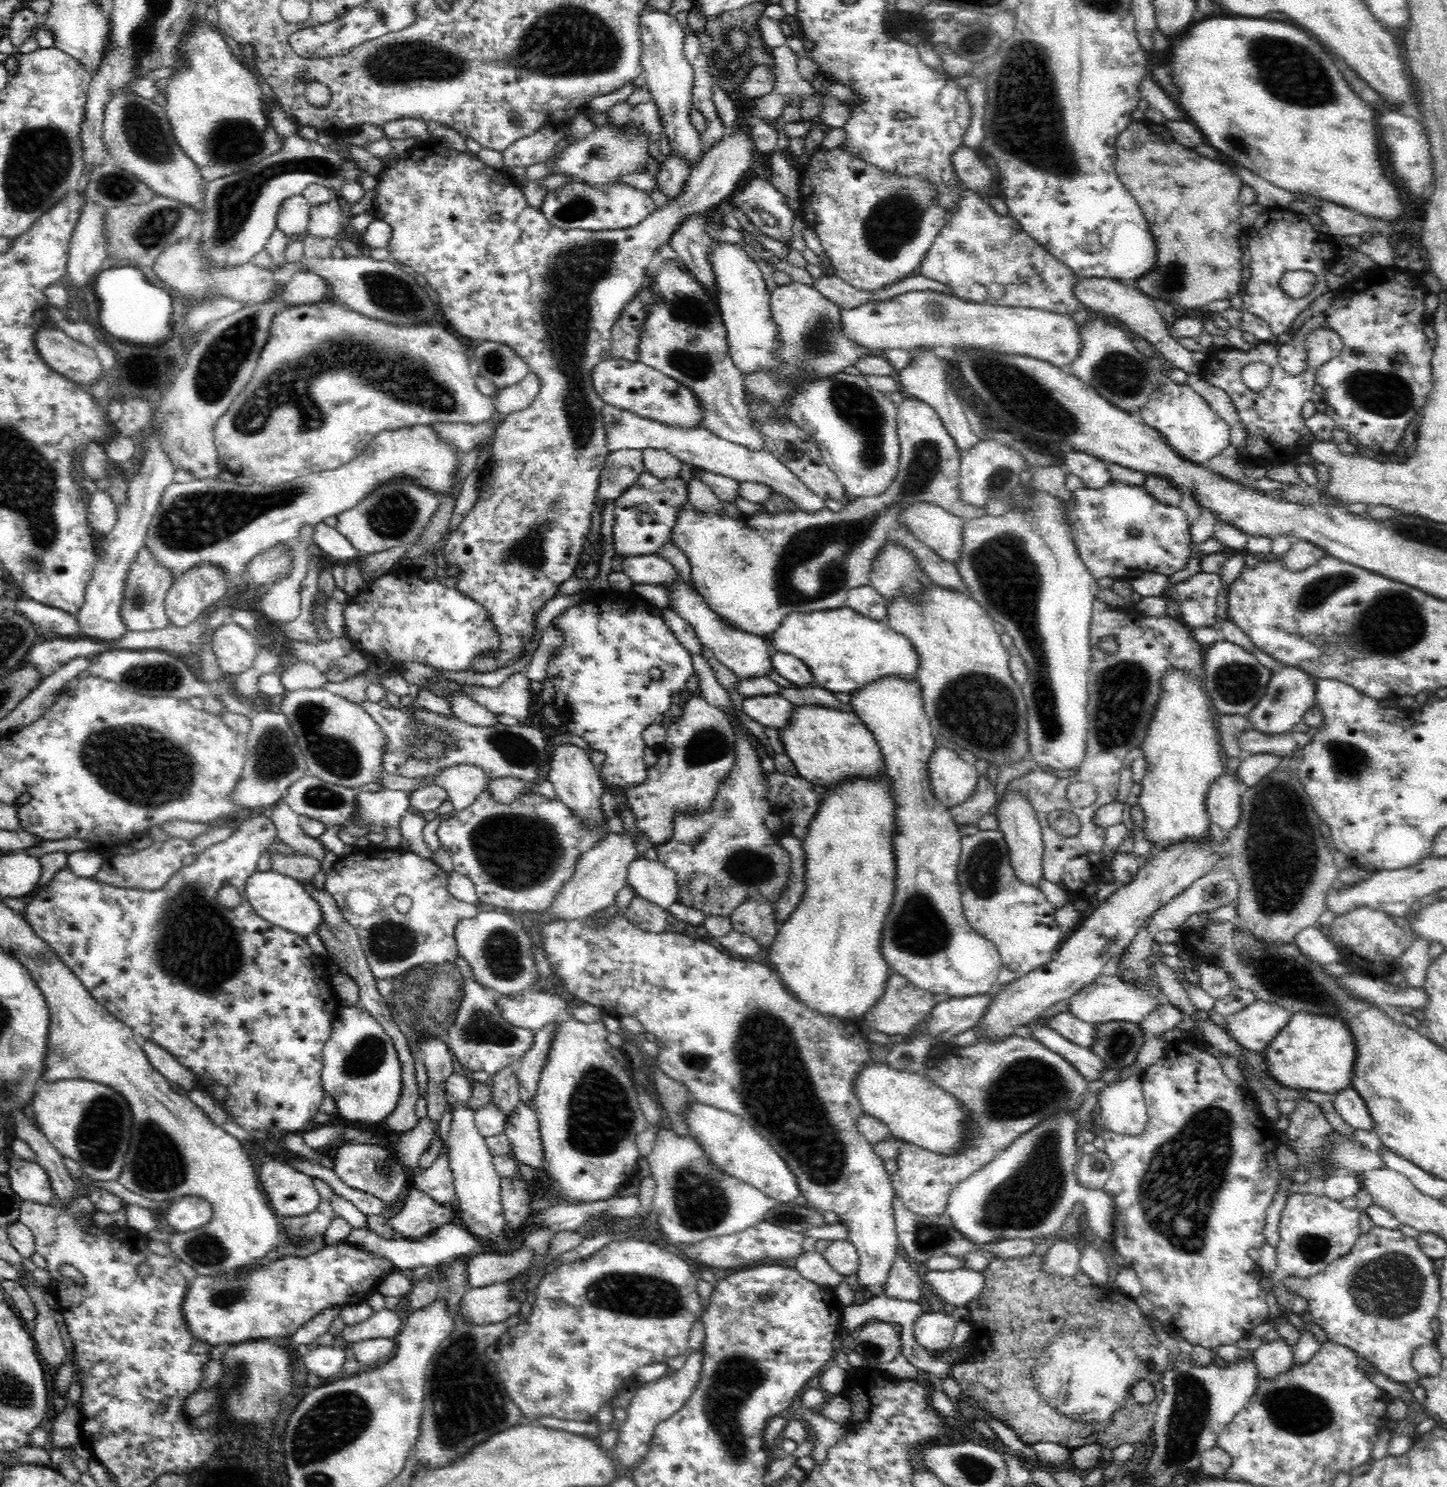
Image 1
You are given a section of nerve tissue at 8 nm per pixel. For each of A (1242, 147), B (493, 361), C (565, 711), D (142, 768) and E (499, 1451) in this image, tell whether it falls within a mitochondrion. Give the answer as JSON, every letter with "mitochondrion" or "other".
{"A":"mitochondrion","B":"mitochondrion","C":"other","D":"mitochondrion","E":"mitochondrion"}

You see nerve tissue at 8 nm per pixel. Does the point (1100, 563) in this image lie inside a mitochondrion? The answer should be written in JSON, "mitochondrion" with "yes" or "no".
{"mitochondrion":"no"}

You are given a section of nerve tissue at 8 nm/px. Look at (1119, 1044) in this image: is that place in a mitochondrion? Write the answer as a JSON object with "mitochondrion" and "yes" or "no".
{"mitochondrion":"yes"}

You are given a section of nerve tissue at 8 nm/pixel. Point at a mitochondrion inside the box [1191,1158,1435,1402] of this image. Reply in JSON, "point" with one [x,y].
{"point":[1393,1285]}

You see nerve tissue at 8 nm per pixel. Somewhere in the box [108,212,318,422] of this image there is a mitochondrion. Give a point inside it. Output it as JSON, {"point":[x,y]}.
{"point":[219,366]}

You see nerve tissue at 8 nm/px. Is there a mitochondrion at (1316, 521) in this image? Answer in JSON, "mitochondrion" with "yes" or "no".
{"mitochondrion":"no"}

